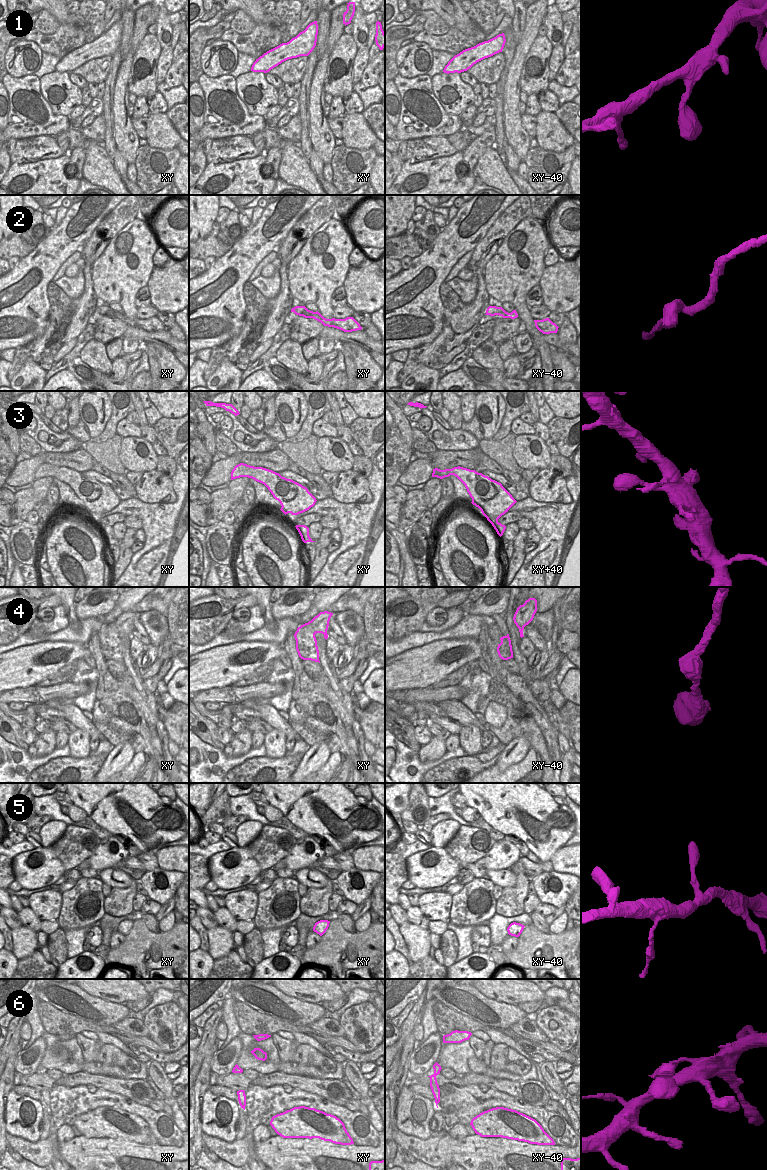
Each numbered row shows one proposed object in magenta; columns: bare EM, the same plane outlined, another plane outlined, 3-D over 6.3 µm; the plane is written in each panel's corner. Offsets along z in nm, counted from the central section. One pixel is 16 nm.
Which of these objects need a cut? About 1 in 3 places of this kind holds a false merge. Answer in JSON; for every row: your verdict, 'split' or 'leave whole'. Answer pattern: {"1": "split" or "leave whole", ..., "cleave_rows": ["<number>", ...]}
{"1": "leave whole", "2": "split", "3": "leave whole", "4": "leave whole", "5": "leave whole", "6": "leave whole", "cleave_rows": ["2"]}

